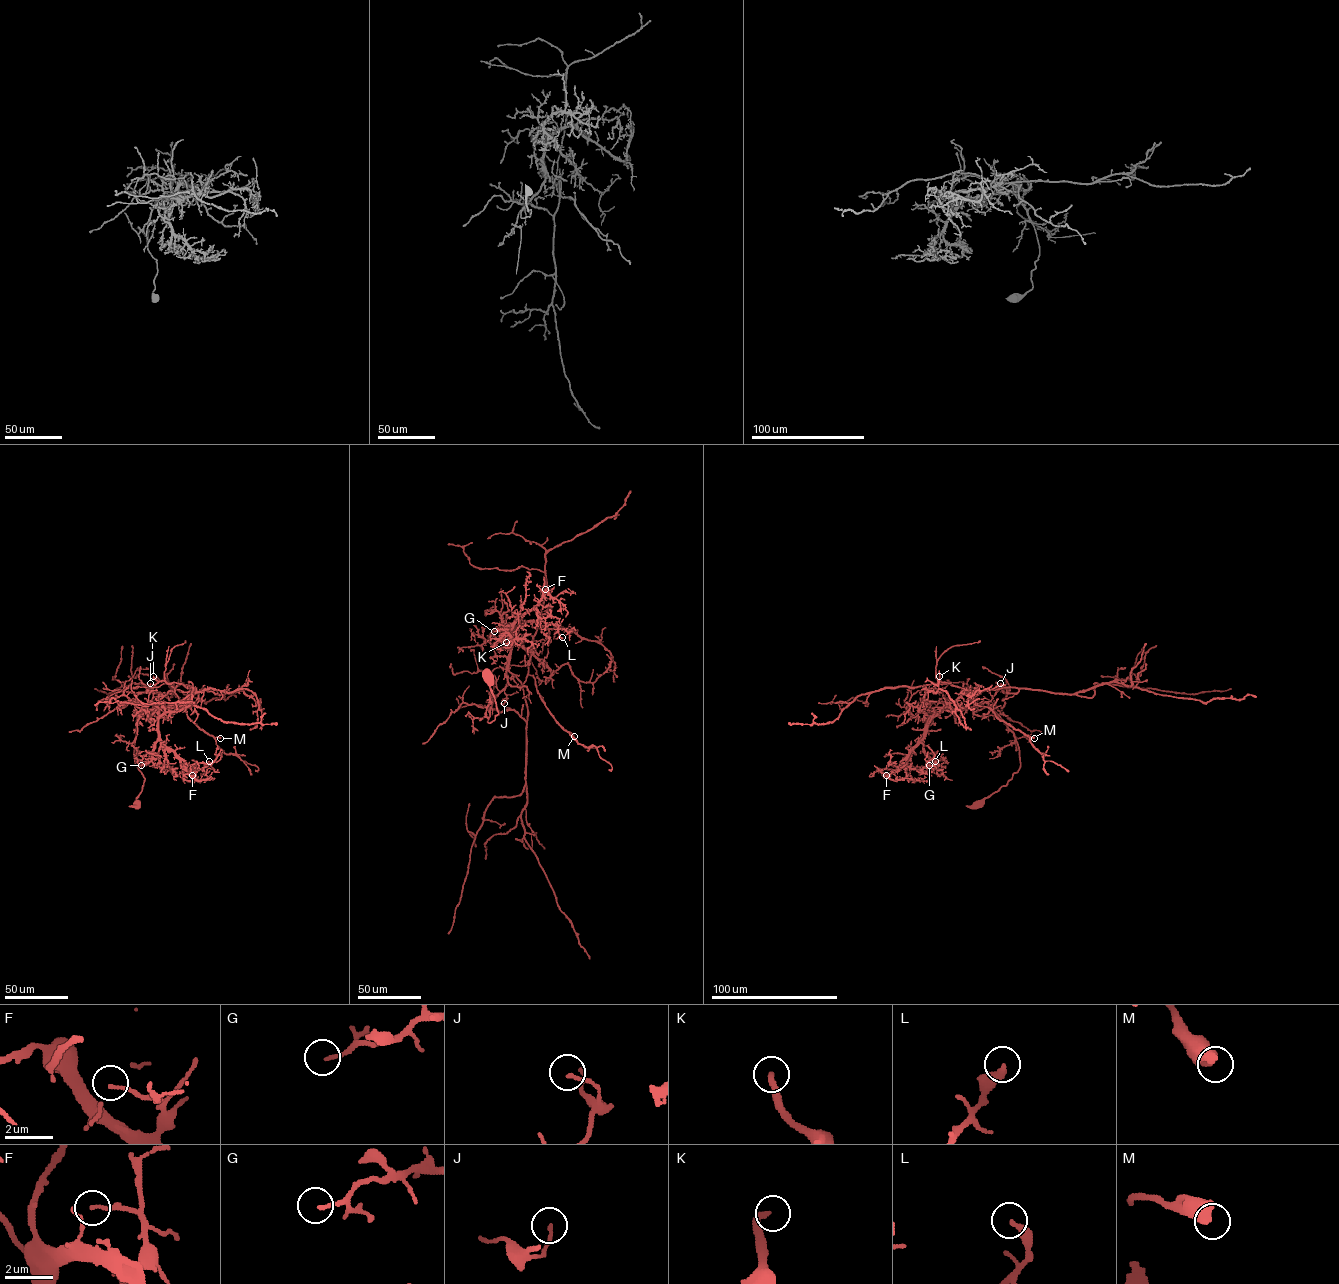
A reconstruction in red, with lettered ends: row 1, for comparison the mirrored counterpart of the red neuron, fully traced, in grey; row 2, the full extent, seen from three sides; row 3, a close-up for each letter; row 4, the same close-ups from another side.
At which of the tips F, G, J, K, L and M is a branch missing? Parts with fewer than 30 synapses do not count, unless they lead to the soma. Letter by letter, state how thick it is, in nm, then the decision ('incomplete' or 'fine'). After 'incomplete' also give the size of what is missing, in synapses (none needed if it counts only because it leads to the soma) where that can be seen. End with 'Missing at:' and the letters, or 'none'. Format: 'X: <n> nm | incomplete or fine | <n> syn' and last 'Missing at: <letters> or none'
F: 130 nm | fine
G: 120 nm | fine
J: 130 nm | fine
K: 240 nm | incomplete | 70 syn
L: 300 nm | fine
M: 600 nm | fine
Missing at: K

